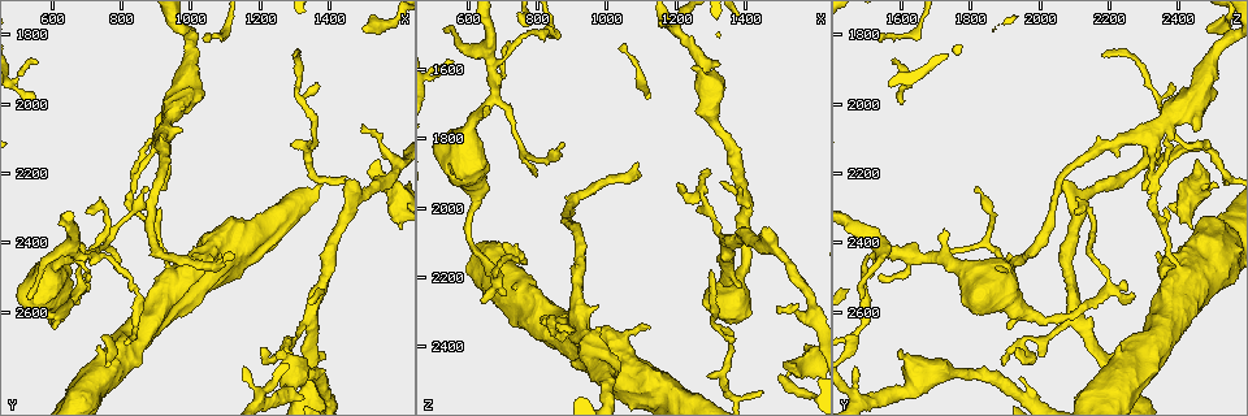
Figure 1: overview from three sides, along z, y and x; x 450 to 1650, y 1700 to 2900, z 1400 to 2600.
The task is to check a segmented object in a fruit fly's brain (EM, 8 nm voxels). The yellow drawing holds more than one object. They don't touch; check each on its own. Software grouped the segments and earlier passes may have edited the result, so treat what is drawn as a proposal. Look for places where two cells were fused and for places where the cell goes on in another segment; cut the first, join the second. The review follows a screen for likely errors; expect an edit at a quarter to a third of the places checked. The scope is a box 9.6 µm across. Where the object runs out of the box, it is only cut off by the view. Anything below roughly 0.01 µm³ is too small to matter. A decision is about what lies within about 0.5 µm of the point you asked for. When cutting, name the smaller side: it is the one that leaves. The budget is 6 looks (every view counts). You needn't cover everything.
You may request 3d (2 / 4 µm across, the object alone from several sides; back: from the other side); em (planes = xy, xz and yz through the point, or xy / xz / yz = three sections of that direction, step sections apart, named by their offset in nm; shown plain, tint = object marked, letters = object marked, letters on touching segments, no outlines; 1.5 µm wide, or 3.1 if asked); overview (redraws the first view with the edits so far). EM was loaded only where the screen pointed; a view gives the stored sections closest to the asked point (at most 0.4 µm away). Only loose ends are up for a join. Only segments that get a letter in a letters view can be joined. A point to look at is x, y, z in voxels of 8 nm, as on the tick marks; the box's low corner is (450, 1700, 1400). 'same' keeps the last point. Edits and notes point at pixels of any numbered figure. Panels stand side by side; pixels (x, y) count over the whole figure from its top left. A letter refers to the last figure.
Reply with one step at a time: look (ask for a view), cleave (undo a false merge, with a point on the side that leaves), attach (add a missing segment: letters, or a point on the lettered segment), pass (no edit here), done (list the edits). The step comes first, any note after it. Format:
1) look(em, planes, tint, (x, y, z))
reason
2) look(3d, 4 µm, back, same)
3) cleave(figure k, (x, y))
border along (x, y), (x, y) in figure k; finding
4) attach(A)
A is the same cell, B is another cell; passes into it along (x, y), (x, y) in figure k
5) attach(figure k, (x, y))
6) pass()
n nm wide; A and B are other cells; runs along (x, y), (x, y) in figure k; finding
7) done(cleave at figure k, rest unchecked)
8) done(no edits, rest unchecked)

look(3d, 2 µm, (1370, 1940, 2370))
tapers out

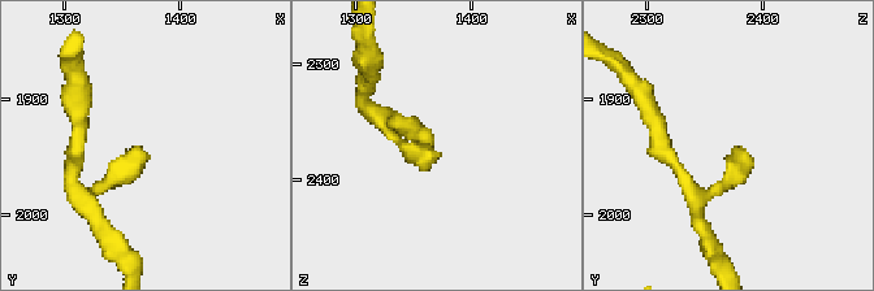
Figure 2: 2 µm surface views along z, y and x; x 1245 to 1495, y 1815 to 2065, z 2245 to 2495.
look(em, planes, tint, (1372, 1950, 2374))

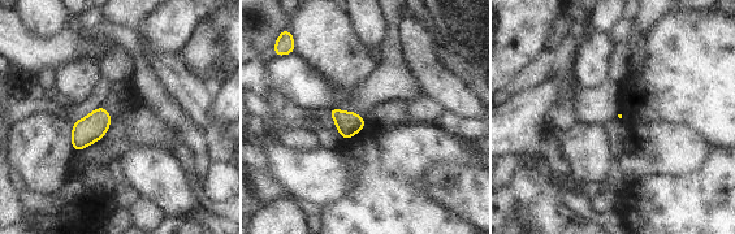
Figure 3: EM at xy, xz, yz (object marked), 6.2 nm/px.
look(em, planes, letters, same)

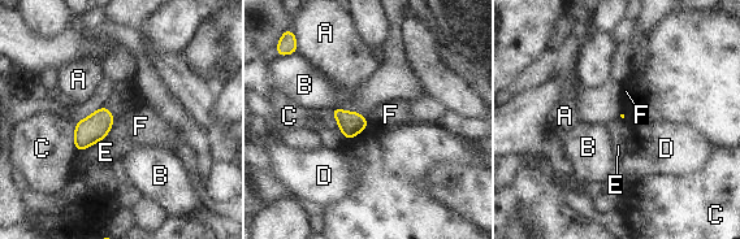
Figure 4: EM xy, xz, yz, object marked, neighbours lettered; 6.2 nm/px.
pass()
E touches over 220 nm; A, B, C, D, E and F are other cells; no lettered segment goes on from it

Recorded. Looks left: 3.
look(3d, 2 µm, back, (1450, 2210, 2060))

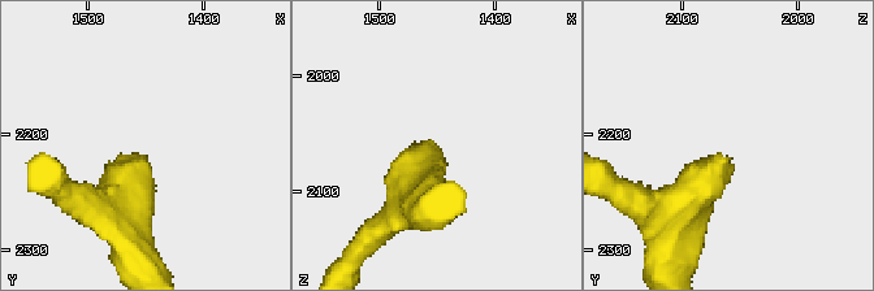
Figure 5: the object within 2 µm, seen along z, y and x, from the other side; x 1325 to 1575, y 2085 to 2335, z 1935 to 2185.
look(em, planes, letters, (1448, 2220, 2062))
need the tissue

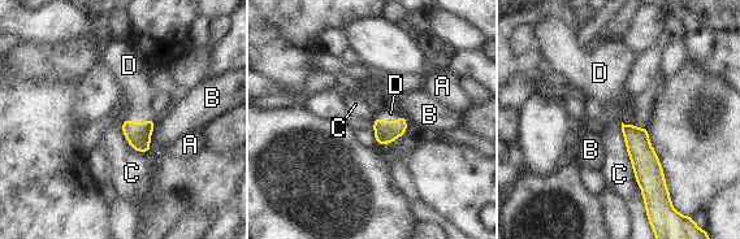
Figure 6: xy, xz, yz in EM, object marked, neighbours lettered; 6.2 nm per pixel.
attach(D)
130 nm wide; D is the same cell, A, B and C are other cells; passes into it along (138, 135), (139, 124), (135, 85) in figure 6; it goes on there

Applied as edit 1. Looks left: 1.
done(attach at figure 6, rest unchecked)

